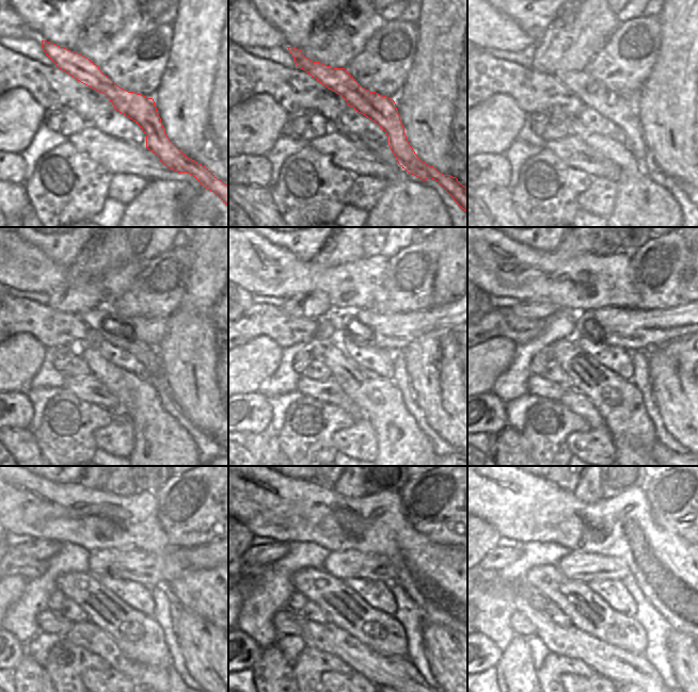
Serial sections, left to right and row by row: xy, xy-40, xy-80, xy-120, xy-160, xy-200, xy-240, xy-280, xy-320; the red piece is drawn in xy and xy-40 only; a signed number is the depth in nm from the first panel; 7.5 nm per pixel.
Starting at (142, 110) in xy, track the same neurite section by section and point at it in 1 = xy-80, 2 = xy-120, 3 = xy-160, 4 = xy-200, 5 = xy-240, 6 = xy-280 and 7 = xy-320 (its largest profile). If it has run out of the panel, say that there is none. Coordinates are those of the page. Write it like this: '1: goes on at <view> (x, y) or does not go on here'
1: goes on at xy-80 (620, 110)
2: goes on at xy-120 (119, 333)
3: goes on at xy-160 (359, 333)
4: goes on at xy-200 (595, 332)
5: goes on at xy-240 (113, 574)
6: goes on at xy-280 (343, 575)
7: goes on at xy-320 (585, 576)

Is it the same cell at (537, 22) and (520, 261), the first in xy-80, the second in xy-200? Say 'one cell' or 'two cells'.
two cells

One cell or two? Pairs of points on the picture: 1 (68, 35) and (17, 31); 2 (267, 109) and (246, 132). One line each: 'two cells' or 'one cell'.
1: two cells
2: one cell

